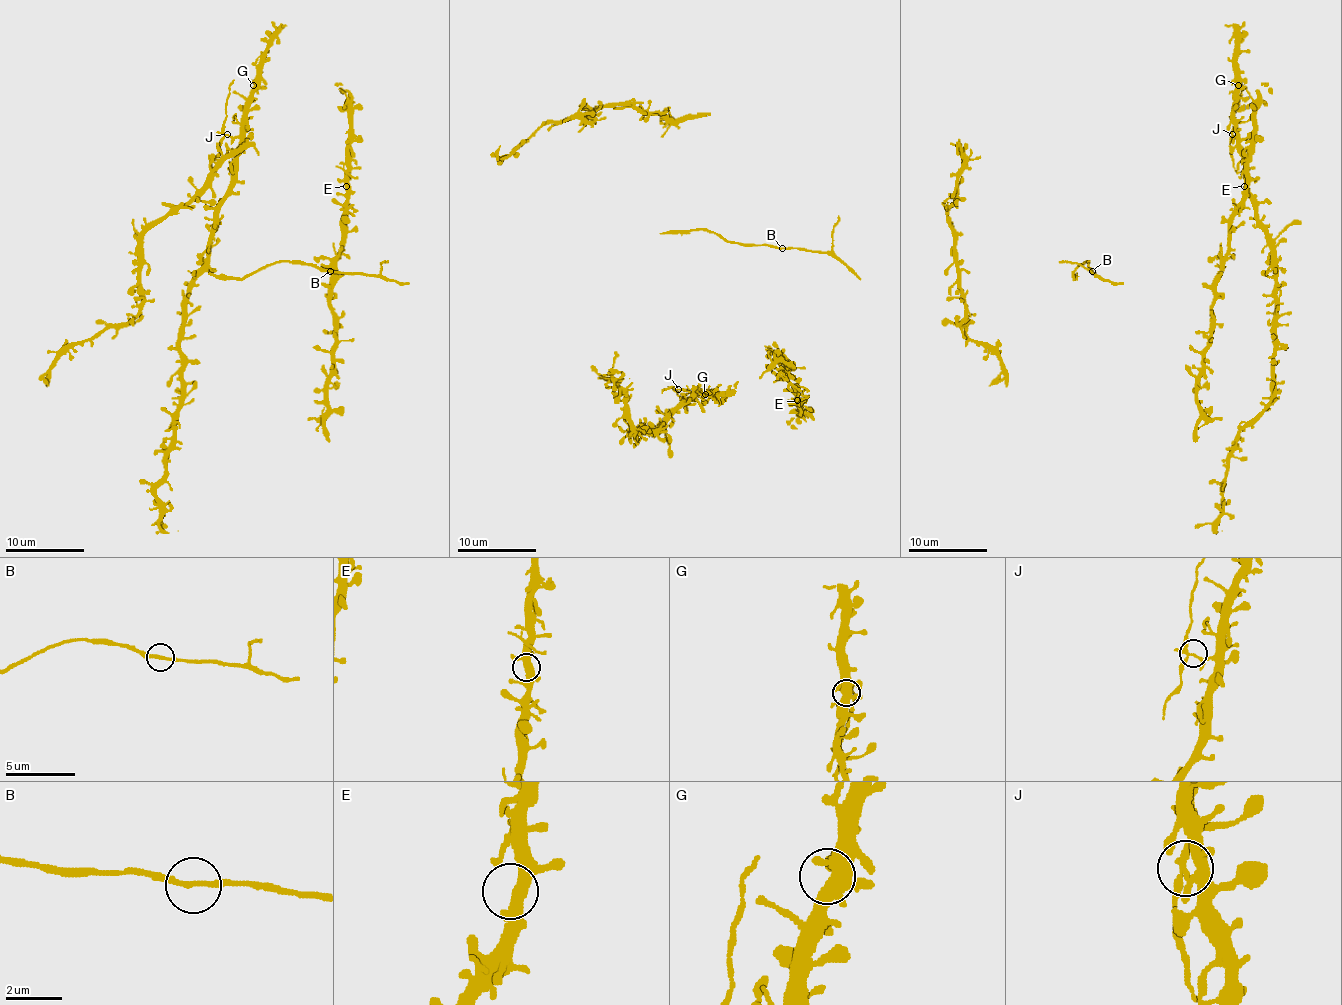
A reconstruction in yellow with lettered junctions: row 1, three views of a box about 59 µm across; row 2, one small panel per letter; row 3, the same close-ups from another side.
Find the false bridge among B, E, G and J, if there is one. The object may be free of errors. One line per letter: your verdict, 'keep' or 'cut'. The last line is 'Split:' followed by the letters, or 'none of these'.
B: keep
E: keep
G: keep
J: cut
Split: J

